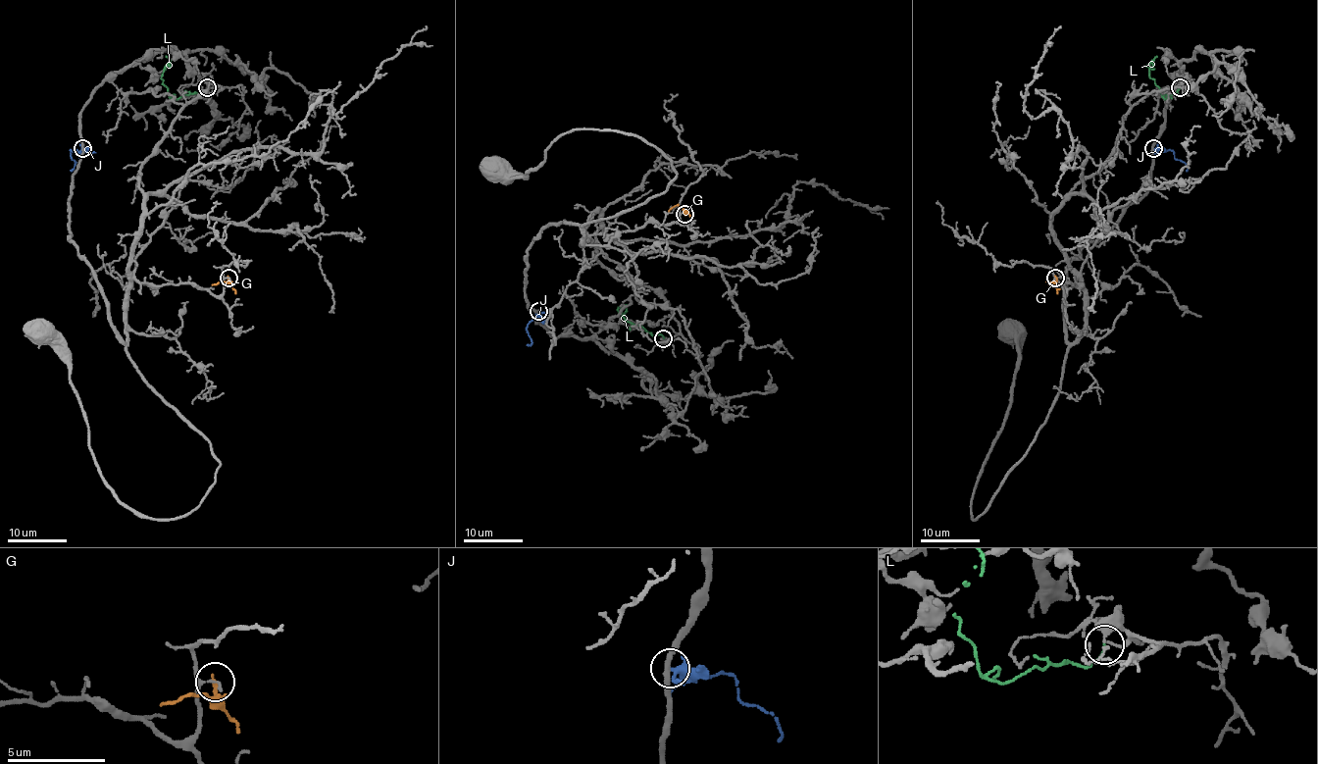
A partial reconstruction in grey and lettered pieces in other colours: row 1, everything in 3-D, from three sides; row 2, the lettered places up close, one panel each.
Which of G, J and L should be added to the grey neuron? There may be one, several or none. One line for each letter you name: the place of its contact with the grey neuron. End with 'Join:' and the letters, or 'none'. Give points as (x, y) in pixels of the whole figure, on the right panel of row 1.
Join: none

